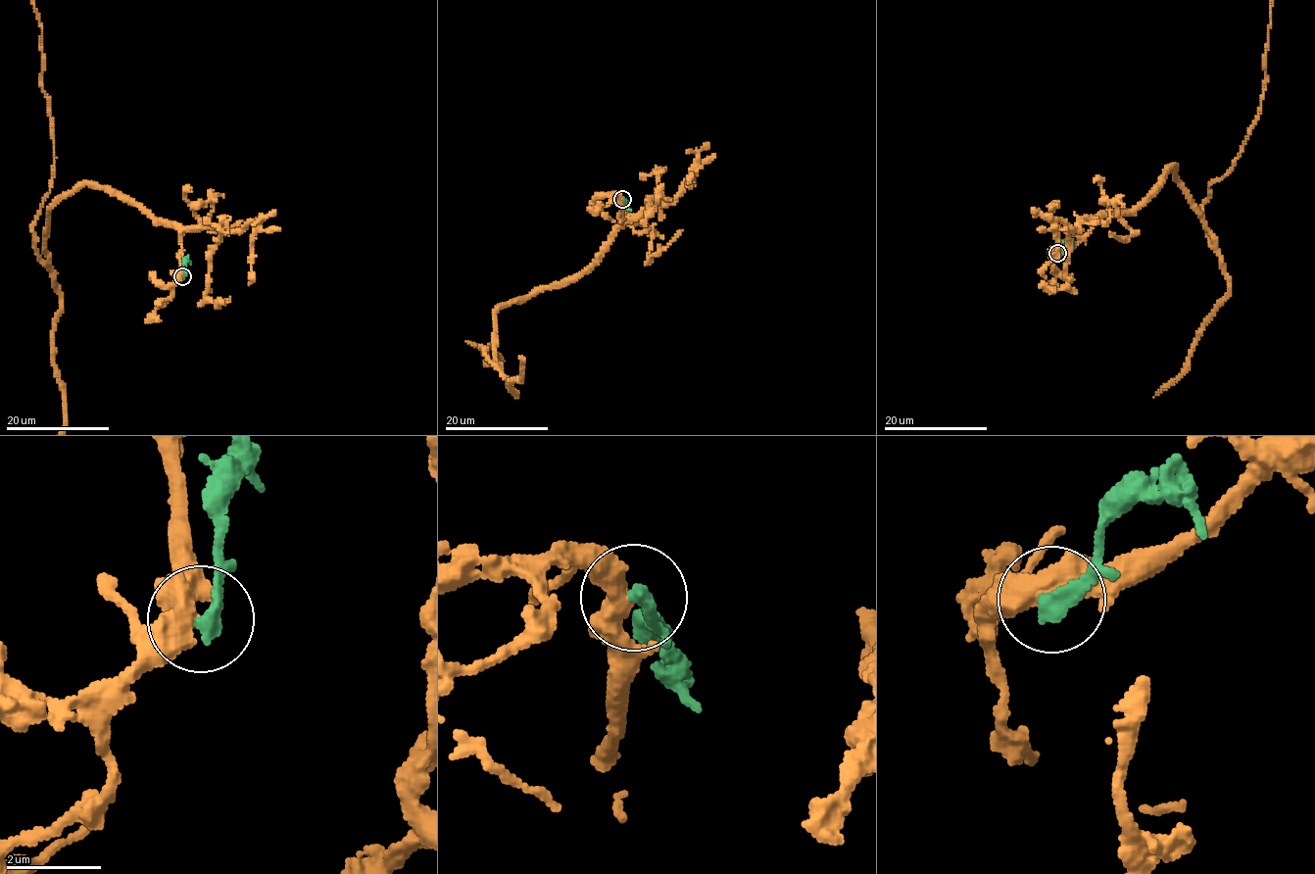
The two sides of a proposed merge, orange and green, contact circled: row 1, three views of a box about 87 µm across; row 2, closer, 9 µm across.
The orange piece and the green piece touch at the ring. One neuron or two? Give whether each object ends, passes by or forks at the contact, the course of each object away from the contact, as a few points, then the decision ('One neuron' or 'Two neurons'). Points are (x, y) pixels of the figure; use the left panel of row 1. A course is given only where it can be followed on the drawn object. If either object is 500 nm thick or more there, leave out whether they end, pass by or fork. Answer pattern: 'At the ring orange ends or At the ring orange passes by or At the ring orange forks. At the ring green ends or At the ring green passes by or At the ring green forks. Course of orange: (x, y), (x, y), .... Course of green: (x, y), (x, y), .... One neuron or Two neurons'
Course of orange: (183, 276), (179, 228), (106, 187), (49, 210), (37, 253), (40, 20). Course of green: (183, 276), (187, 261), (189, 263). Two neurons

